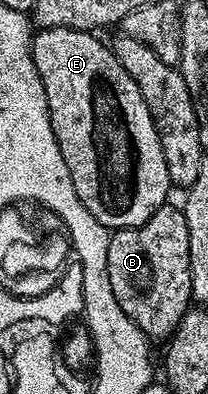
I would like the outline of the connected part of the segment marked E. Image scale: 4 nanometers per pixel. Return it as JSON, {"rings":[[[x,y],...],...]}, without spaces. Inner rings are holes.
{"rings":[[[41,29],[31,38],[31,54],[37,67],[37,75],[41,75],[41,83],[45,87],[45,99],[49,103],[53,135],[61,147],[61,159],[65,159],[65,167],[69,167],[69,179],[73,179],[73,187],[81,199],[81,203],[96,217],[108,231],[116,229],[132,229],[145,223],[168,200],[167,192],[172,192],[173,186],[169,179],[169,167],[165,167],[165,151],[161,151],[161,139],[157,135],[157,127],[153,123],[153,115],[149,115],[149,107],[145,107],[145,99],[133,83],[129,71],[121,67],[115,57],[115,50],[110,44],[102,45],[94,32],[85,29]]]}

